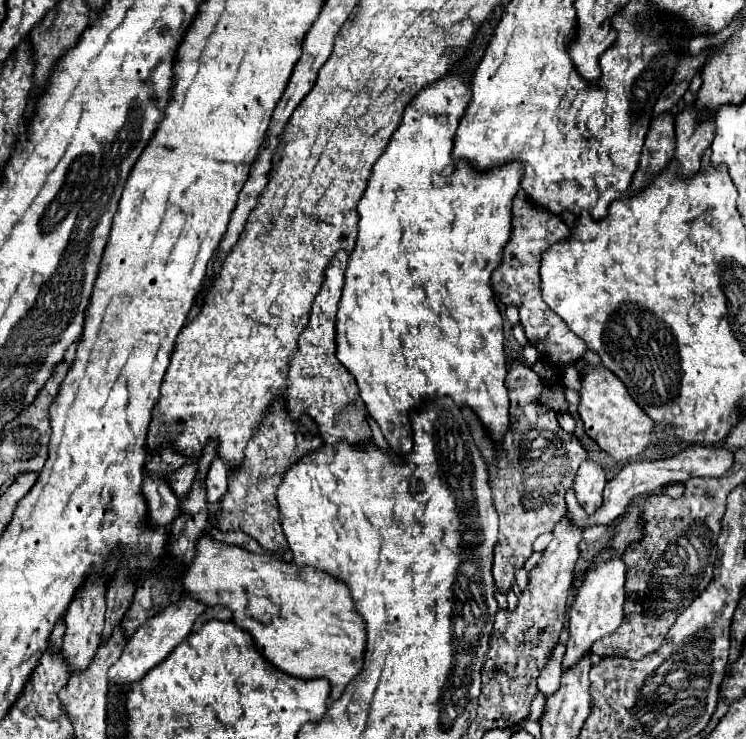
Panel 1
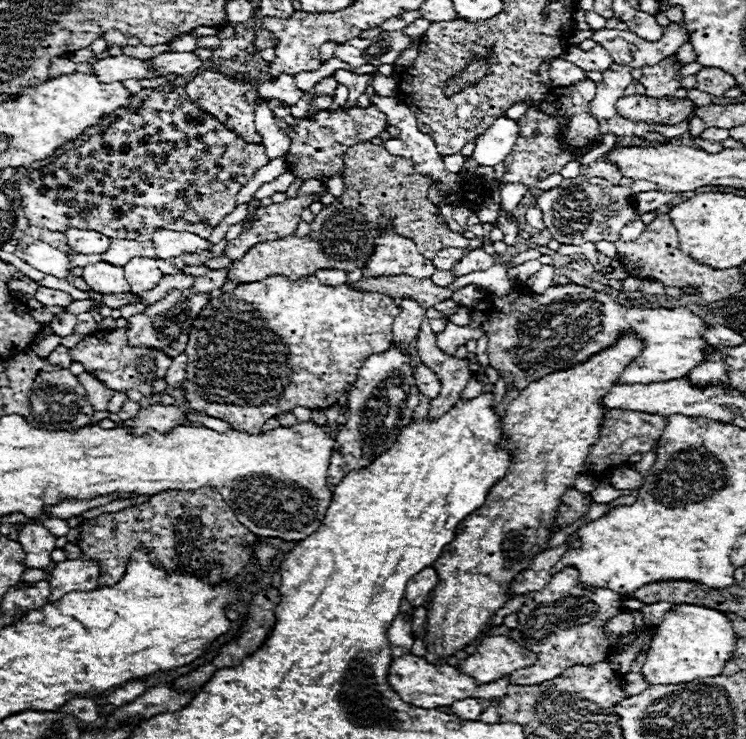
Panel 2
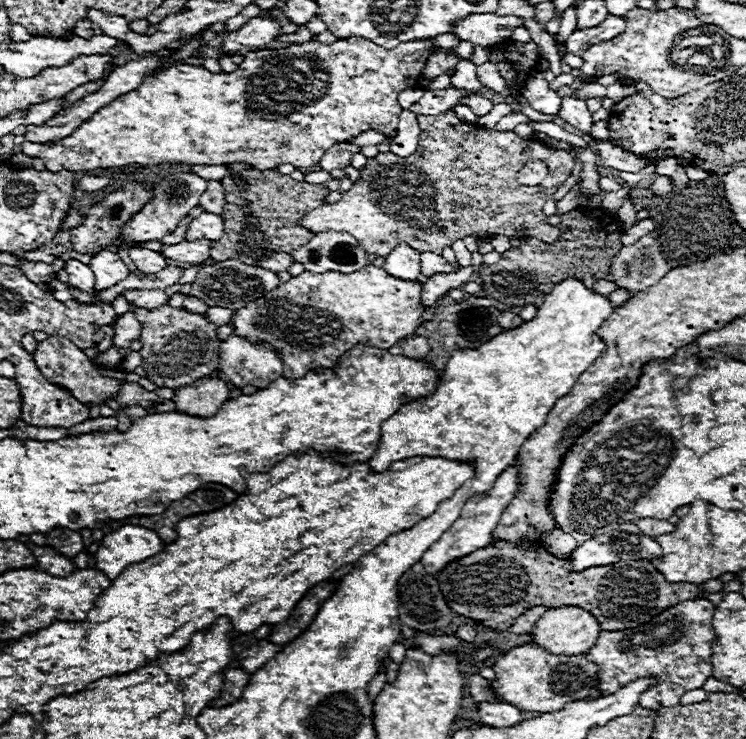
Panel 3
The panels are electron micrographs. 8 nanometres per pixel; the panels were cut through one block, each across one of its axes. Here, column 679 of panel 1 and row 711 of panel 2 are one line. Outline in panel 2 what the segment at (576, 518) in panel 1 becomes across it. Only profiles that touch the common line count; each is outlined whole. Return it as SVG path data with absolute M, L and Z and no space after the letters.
M464 698L462 702L454 702L454 706L450 708L462 720L478 720L482 714L482 706L476 698Z

